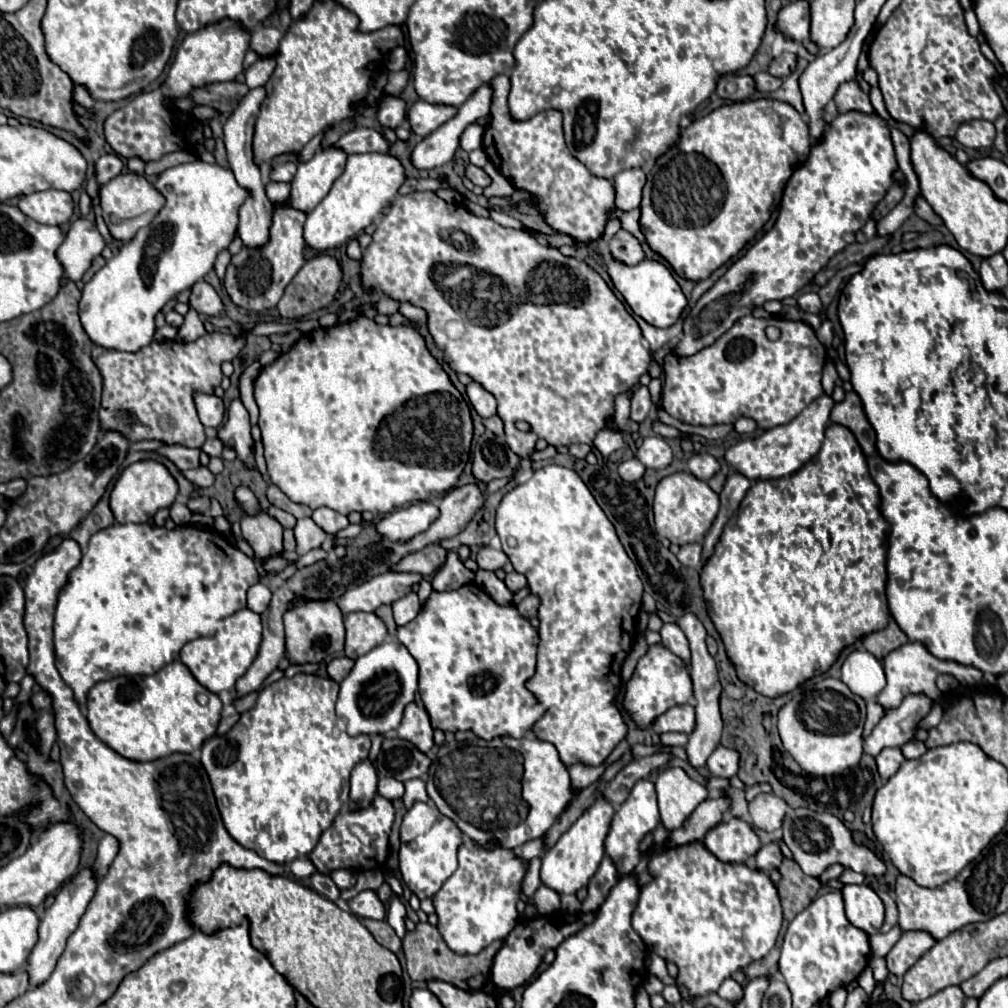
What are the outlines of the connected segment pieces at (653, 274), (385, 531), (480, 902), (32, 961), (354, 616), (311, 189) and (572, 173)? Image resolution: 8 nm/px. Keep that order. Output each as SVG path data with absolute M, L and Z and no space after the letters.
M611 254L603 264L605 264L605 270L609 272L615 288L627 300L633 314L641 316L645 322L649 322L651 326L657 326L657 328L669 328L671 324L675 324L679 320L683 308L687 306L687 298L683 296L681 286L677 284L677 280L673 278L673 274L669 272L667 266L663 266L657 260L641 260L635 266L627 266L627 264L619 264L619 260L615 260Z
M415 502L399 508L375 522L377 532L387 540L409 540L419 532L425 532L439 516L439 508L433 502Z
M477 844L459 848L459 868L435 894L433 904L439 916L439 932L457 954L477 954L493 940L503 940L517 924L517 900L527 864L513 850L485 850Z
M91 866L89 868L83 868L83 870L79 870L79 874L73 880L69 880L59 890L59 894L55 896L53 906L49 906L45 910L45 916L43 916L43 920L39 924L39 940L37 940L37 944L31 950L31 956L27 960L27 972L29 972L31 986L41 984L41 982L45 982L51 976L57 958L63 954L63 948L67 944L67 936L71 936L71 932L75 932L75 928L79 926L79 920L81 920L83 912L87 912L87 904L95 896L97 884L99 884L99 880L95 876L95 870Z
M351 612L345 616L345 654L353 660L367 654L387 638L385 622L373 612Z
M341 148L319 150L307 164L299 164L295 180L291 182L291 194L287 204L297 210L311 212L323 196L331 190L331 184L343 174L347 152Z
M505 74L491 80L493 98L489 122L483 134L483 152L493 166L517 190L531 194L531 206L539 210L543 220L559 234L577 240L587 252L601 252L599 240L605 234L609 212L615 208L615 184L595 176L571 152L567 152L563 136L563 114L559 110L543 110L531 120L515 120L507 108L511 80Z

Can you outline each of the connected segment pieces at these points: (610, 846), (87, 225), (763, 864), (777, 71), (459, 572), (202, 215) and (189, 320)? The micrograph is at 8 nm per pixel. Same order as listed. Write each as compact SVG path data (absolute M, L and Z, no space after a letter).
M639 780L627 800L619 806L619 810L613 816L609 834L605 838L605 854L611 856L617 872L621 876L627 876L633 872L633 868L639 864L639 844L645 838L647 832L653 832L655 826L659 824L659 808L657 808L657 794L655 794L655 784L649 780Z
M87 218L75 220L67 232L65 242L57 250L59 262L63 264L67 278L79 282L91 266L93 258L99 256L103 248L105 240L99 234L97 226Z
M777 842L765 844L765 846L757 852L755 862L757 862L757 868L761 868L763 872L771 872L771 870L779 868L781 862L783 862L783 852L781 852L779 844L777 844Z
M785 52L785 56L773 58L773 62L769 64L769 74L771 74L771 76L777 76L777 78L789 76L789 74L793 72L795 64L797 64L797 56L795 56L795 54Z
M451 550L447 554L447 562L443 564L443 568L435 574L433 578L433 590L435 592L447 592L447 590L455 590L455 588L461 588L463 584L471 582L475 578L475 574L471 570L467 570L463 566L463 562L459 560L457 552Z
M195 160L167 168L155 188L165 196L167 204L155 220L141 228L135 238L83 286L79 302L79 318L89 340L107 350L139 352L153 342L155 314L171 296L193 286L203 278L217 258L229 246L237 230L237 212L247 198L229 168Z
M189 308L189 312L185 314L185 322L183 326L177 330L177 342L191 342L191 340L197 340L199 336L205 334L205 328L203 328L203 322L199 318L199 314L195 312L195 308Z

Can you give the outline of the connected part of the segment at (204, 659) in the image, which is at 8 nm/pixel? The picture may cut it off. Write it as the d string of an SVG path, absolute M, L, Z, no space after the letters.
M243 608L227 618L221 620L219 630L211 638L197 638L183 646L181 650L181 662L191 670L195 680L203 684L209 692L223 692L233 690L237 678L241 678L251 662L257 656L261 642L261 618L249 608Z

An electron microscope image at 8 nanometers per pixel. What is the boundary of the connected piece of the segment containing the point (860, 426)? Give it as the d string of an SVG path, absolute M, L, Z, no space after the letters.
M847 392L845 400L835 404L835 408L831 410L831 422L849 428L855 434L857 442L861 444L865 456L875 452L875 430L865 416L865 410L857 392Z

